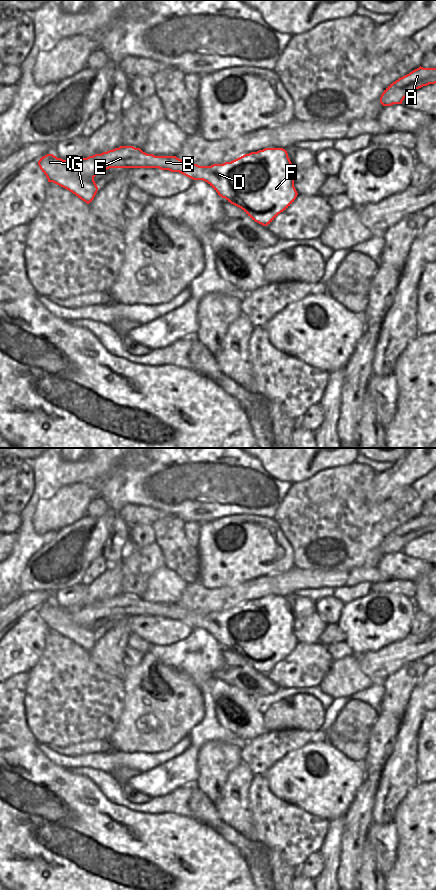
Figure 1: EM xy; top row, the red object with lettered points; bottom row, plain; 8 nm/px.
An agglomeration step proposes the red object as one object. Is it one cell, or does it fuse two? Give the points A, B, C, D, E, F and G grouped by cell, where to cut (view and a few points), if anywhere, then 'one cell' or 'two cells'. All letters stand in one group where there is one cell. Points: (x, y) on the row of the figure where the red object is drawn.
groups A B C D E F G; cut none; one cell

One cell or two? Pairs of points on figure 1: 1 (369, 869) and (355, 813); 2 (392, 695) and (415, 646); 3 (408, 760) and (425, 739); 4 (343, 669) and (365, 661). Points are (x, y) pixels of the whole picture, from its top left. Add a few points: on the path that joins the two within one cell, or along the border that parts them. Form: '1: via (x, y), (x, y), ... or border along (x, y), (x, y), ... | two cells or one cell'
1: border along (366, 840), (362, 851), (362, 864), (358, 870) | two cells
2: border along (421, 658), (409, 661), (387, 677) | two cells
3: border along (420, 726), (415, 772) | two cells
4: border along (357, 656), (359, 667), (374, 681) | two cells

